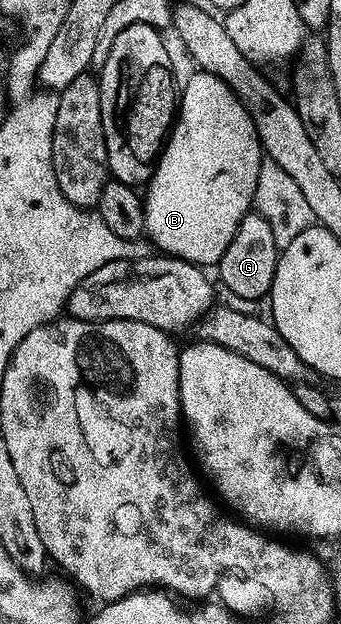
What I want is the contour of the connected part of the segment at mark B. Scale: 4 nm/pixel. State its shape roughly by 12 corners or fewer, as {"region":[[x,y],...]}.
{"region":[[193,72],[143,194],[148,241],[212,267],[250,213],[261,142]]}

